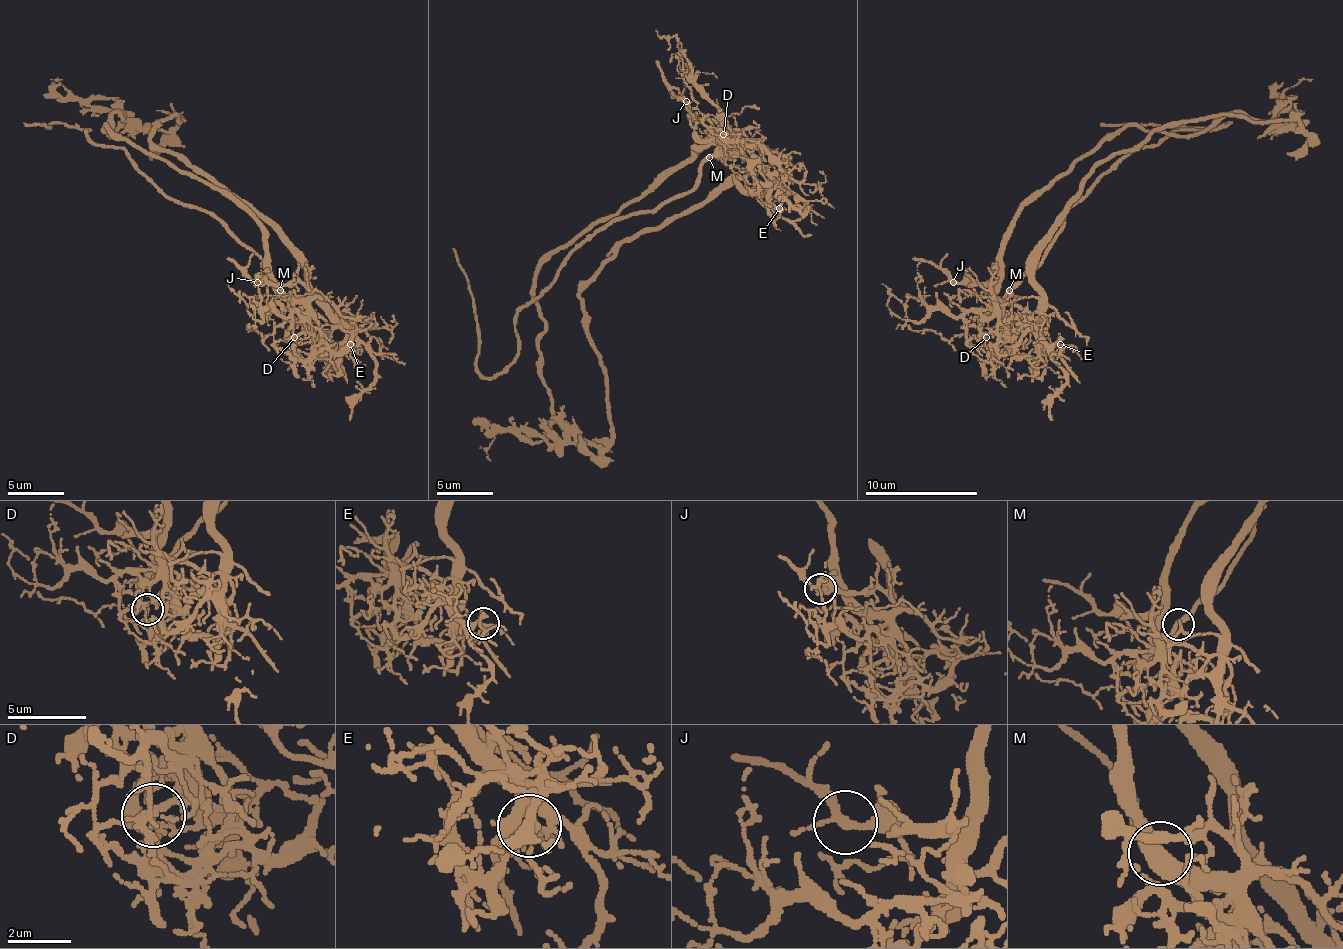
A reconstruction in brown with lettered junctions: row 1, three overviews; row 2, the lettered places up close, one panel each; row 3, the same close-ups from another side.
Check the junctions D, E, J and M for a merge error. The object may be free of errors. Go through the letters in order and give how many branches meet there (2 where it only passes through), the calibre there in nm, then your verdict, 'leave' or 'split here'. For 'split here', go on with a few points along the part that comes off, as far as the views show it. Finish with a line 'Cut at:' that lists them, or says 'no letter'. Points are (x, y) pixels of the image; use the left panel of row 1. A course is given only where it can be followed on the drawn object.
D: 3 | 80 nm | split here | (294, 338), (297, 313), (263, 228), (209, 183), (110, 135), (122, 109), (62, 78)
E: 3 | 180 nm | leave
J: 3 | 200 nm | leave
M: 3 | 200 nm | leave
Cut at: D

